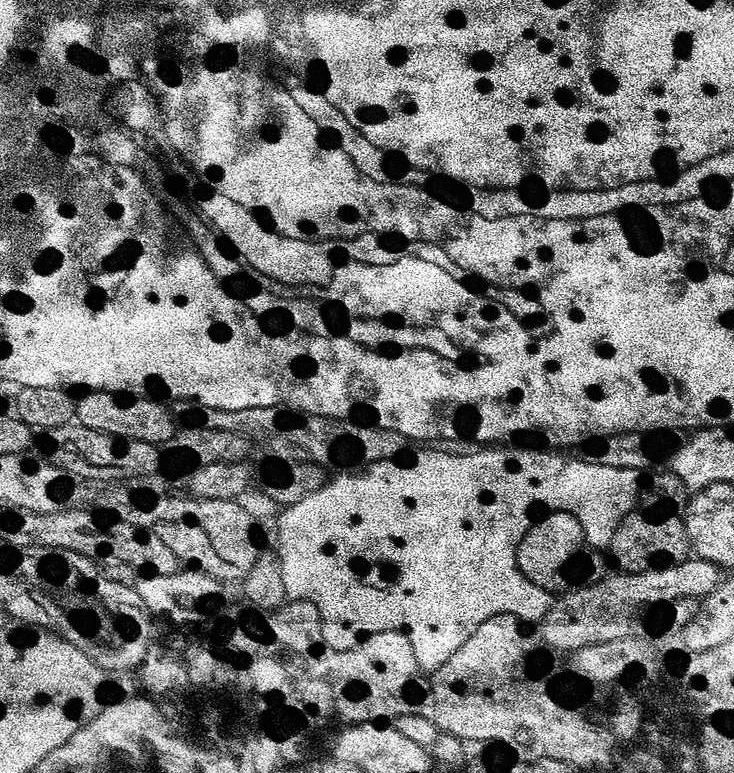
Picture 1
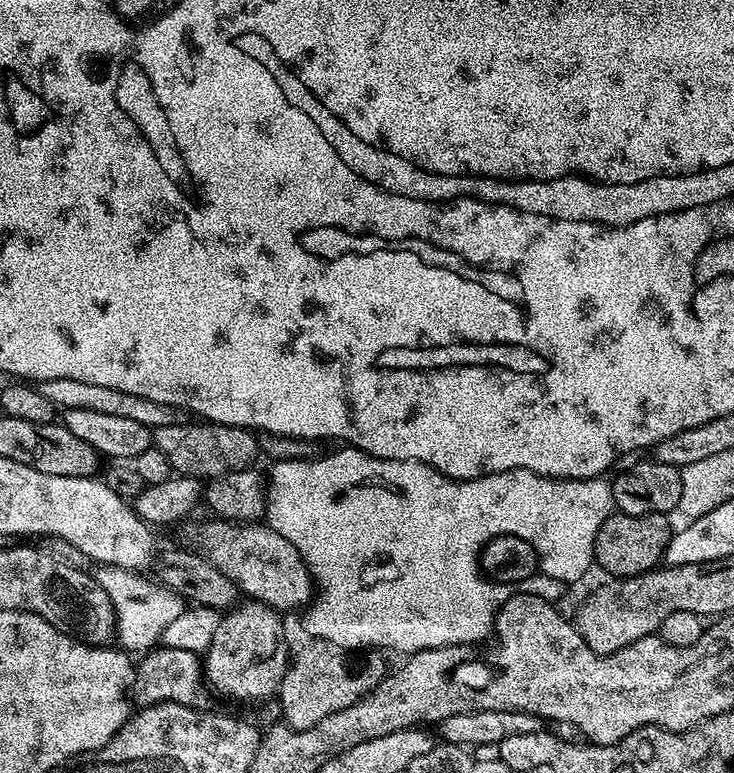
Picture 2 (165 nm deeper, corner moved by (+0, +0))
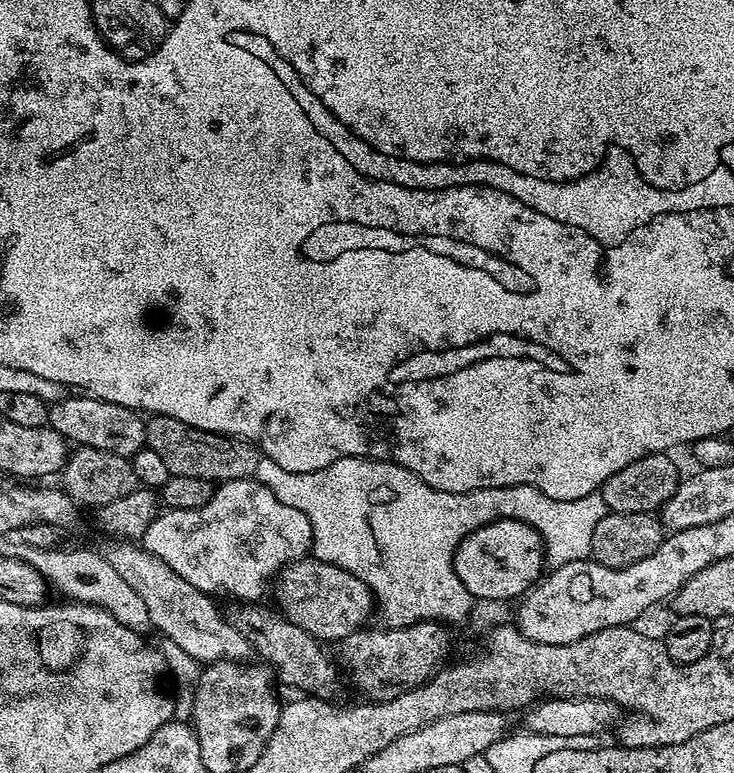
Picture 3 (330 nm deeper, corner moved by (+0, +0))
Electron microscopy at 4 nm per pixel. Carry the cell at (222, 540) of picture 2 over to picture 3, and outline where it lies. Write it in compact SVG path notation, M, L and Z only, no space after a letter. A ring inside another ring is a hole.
M315 558L296 560L280 569L274 580L274 596L275 592L282 615L321 642L338 642L360 631L374 616L372 591L362 578Z

